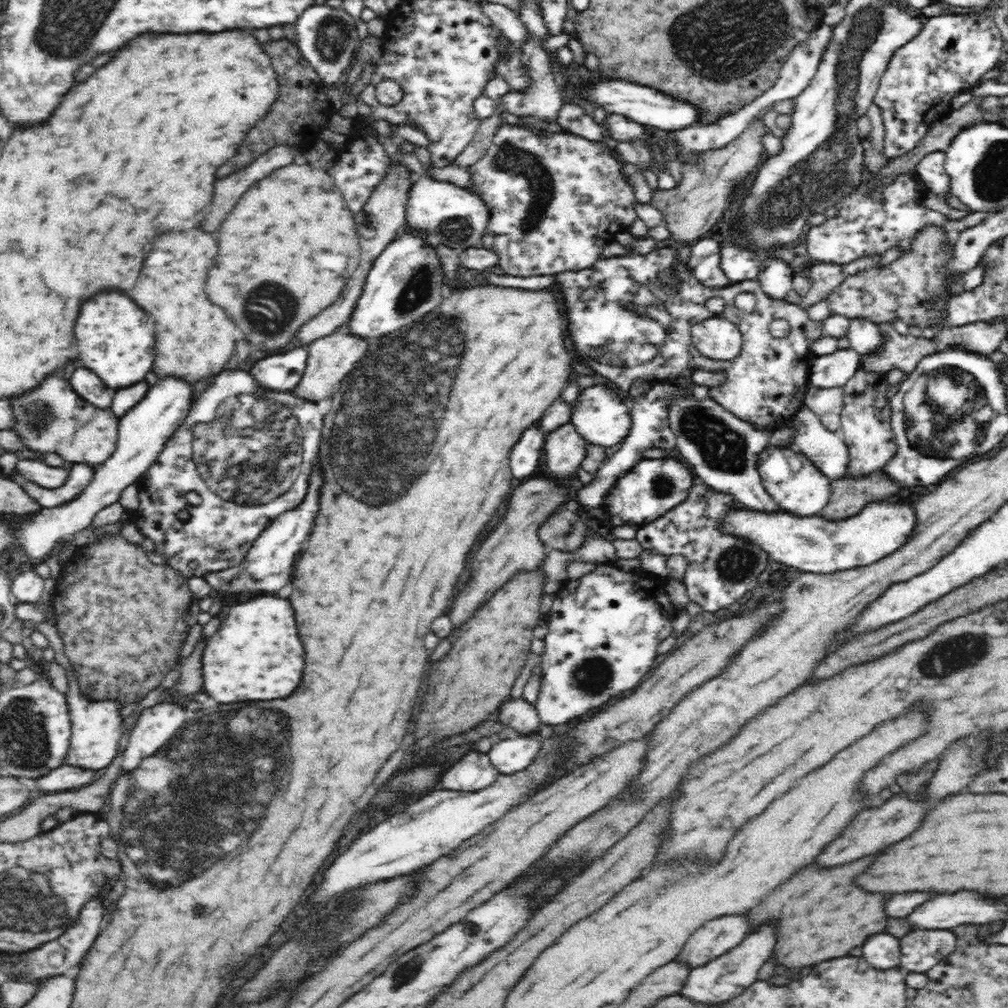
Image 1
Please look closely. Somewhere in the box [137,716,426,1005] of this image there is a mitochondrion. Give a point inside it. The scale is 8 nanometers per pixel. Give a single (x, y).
(404, 974)

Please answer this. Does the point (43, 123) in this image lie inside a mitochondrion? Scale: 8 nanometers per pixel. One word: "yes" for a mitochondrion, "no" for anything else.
no

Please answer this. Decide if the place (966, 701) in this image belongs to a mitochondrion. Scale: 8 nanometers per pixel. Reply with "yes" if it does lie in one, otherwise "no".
no

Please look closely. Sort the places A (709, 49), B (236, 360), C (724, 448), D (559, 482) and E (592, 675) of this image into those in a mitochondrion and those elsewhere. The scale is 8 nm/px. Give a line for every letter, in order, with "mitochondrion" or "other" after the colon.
A: mitochondrion
B: other
C: mitochondrion
D: other
E: mitochondrion

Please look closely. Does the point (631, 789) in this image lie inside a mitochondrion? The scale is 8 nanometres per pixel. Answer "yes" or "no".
no

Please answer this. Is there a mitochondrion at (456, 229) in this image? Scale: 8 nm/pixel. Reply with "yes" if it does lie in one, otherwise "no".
yes

